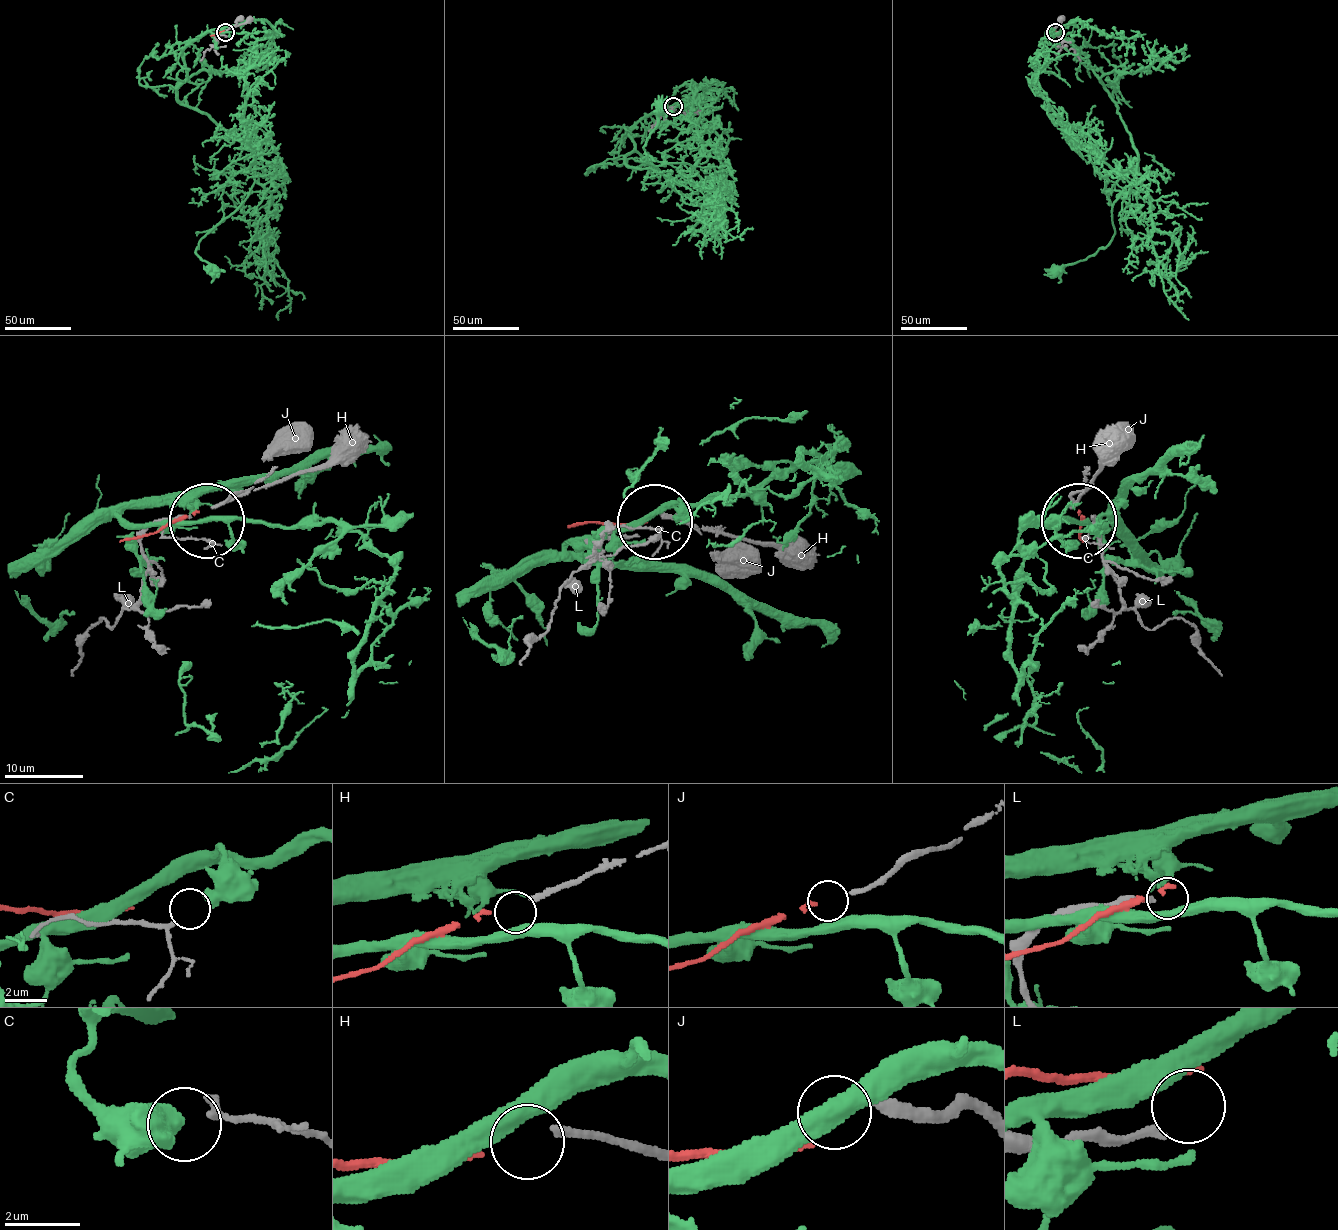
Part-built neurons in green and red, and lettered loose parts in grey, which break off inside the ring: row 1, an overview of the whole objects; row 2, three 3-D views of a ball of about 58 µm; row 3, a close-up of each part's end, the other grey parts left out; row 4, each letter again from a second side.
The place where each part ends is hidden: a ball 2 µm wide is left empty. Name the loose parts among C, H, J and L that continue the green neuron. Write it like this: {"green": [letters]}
{"green": []}

